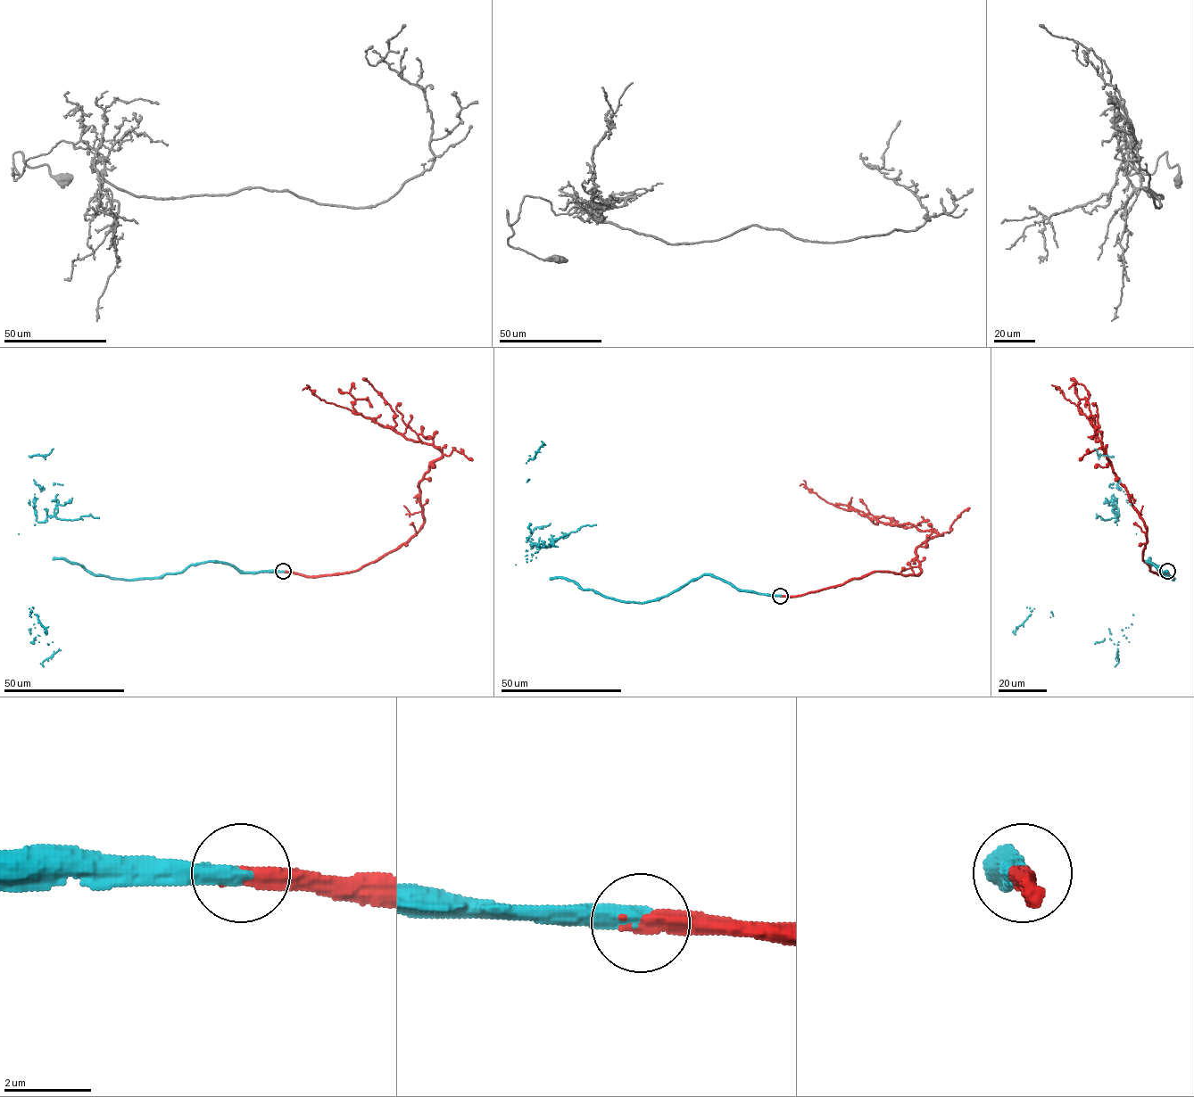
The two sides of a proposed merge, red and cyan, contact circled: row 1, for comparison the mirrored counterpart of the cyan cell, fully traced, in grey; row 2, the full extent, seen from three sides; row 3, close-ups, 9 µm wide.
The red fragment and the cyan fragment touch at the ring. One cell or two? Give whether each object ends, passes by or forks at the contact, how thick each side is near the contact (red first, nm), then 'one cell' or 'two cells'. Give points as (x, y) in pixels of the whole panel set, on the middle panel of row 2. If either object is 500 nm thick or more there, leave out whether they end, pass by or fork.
red ends there; cyan ends there; 480 nm thick on the red side, 420 nm on the other; one cell

